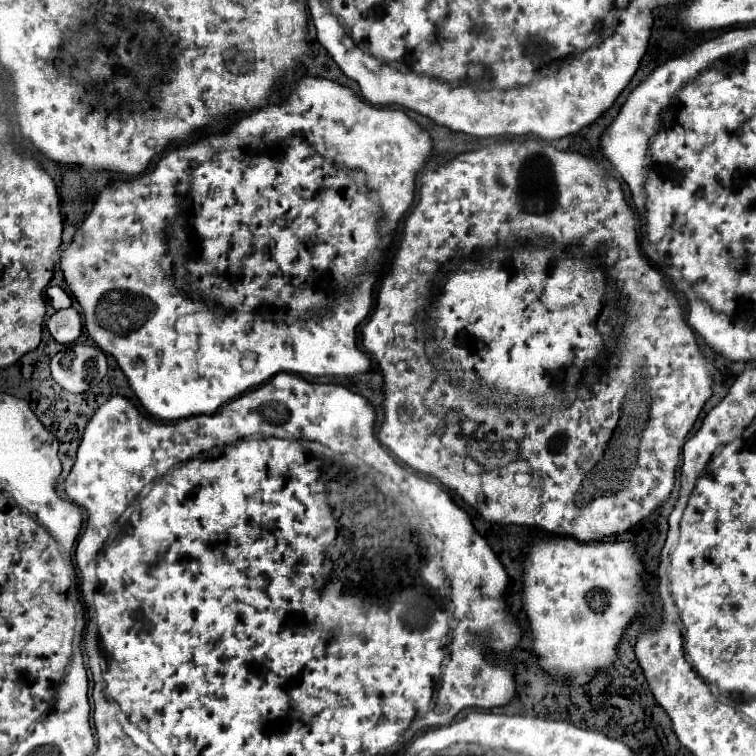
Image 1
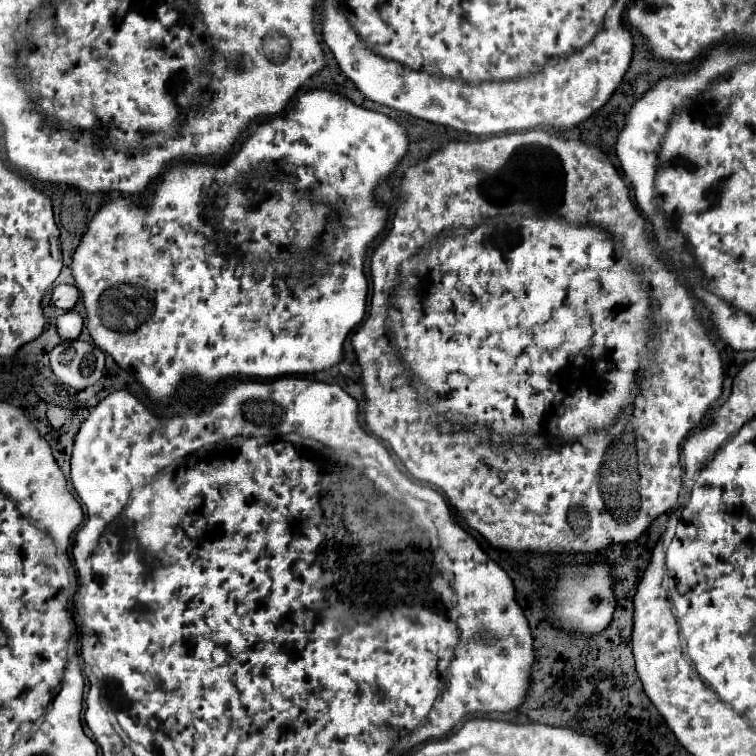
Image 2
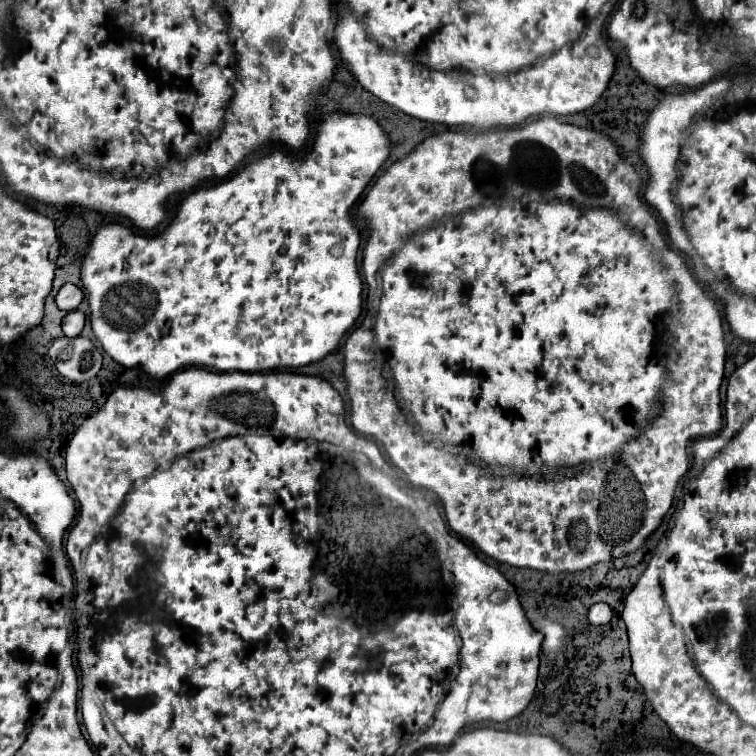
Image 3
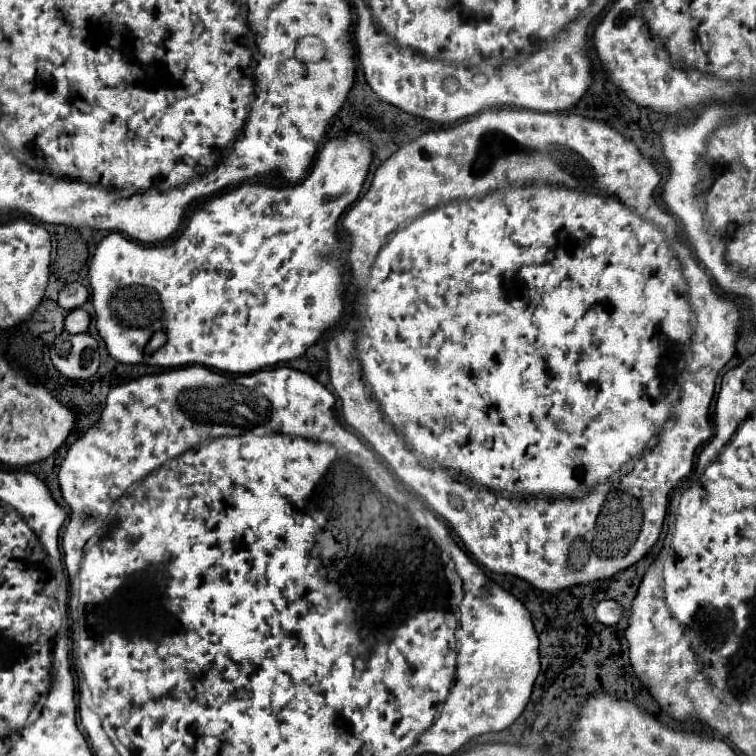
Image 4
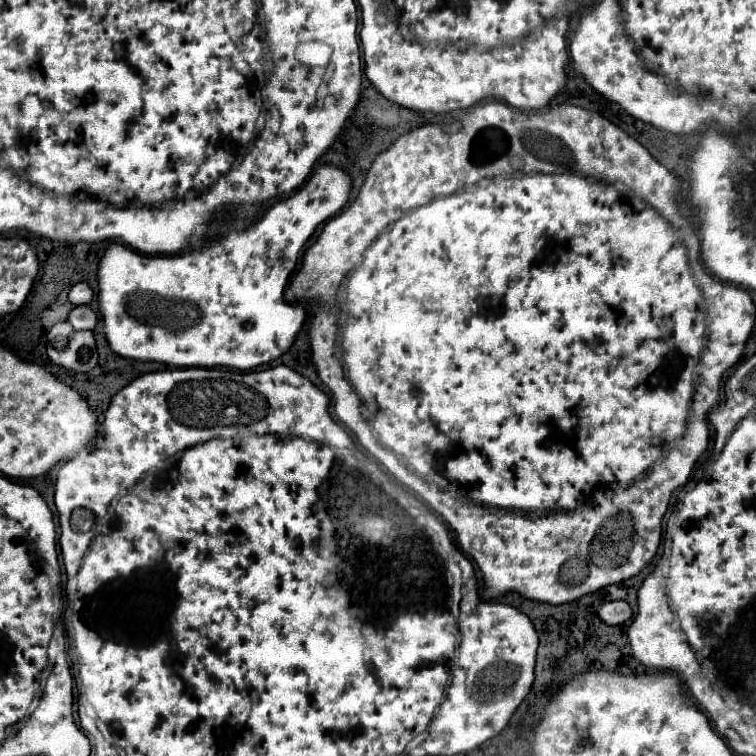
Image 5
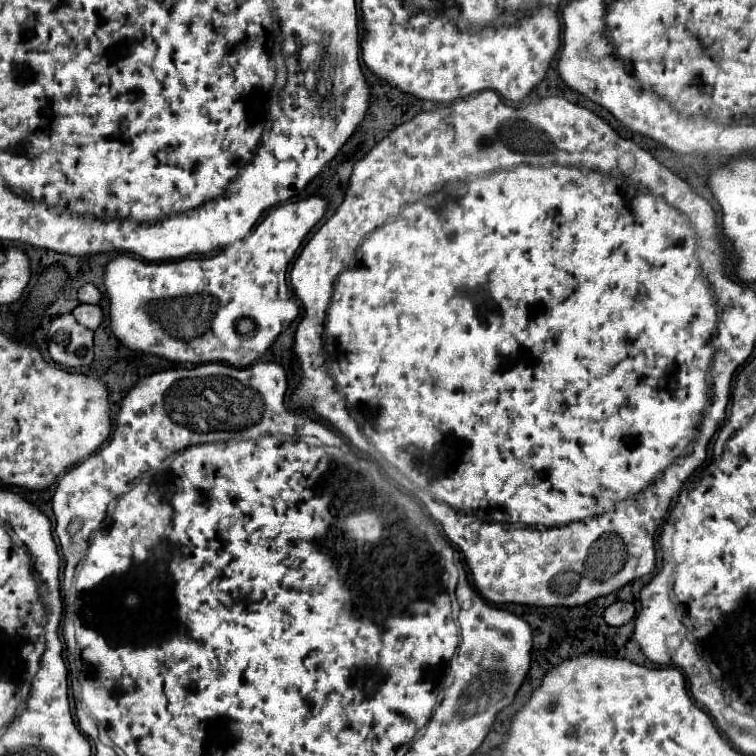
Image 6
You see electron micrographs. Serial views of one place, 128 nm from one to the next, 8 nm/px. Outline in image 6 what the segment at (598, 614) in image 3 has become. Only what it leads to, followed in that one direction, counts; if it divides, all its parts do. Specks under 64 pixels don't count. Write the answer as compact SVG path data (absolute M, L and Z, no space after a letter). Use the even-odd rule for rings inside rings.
M614 602L604 610L604 620L610 626L624 626L626 622L630 622L636 614L636 608L632 602Z

